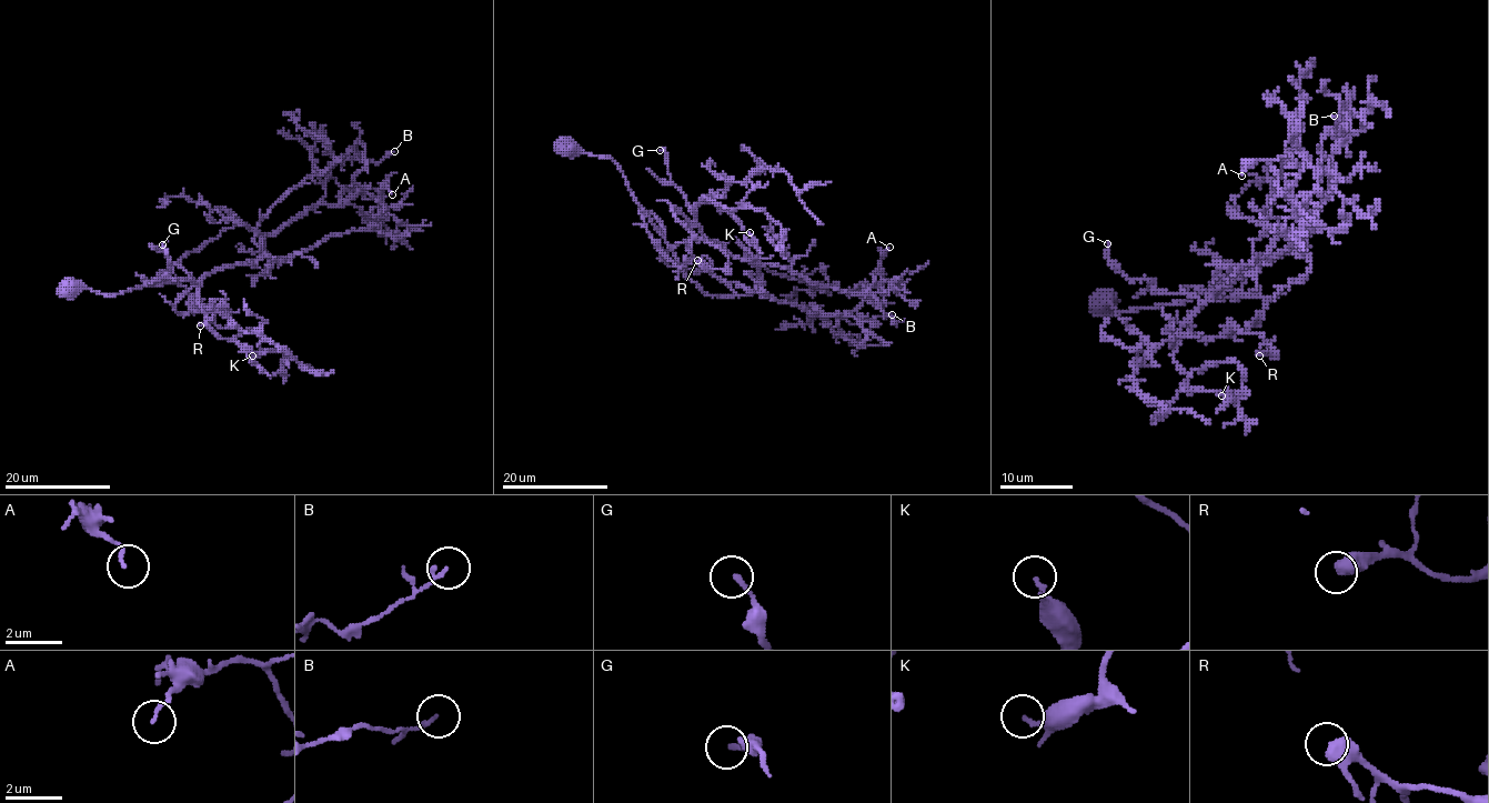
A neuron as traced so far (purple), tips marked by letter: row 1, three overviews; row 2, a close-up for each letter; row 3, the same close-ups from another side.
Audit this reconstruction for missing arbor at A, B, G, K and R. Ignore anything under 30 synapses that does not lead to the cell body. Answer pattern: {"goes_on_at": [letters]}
{"goes_on_at": []}

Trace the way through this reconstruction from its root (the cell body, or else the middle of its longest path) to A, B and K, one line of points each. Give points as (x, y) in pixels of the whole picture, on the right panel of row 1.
A: (1103, 307), (1184, 303), (1241, 271), (1210, 298), (1285, 249), (1305, 224), (1276, 170), (1259, 161), (1241, 176)
B: (1103, 307), (1184, 303), (1290, 253), (1334, 190), (1335, 133), (1348, 128), (1339, 132), (1334, 116)
K: (1103, 307), (1184, 303), (1241, 271), (1184, 325), (1175, 352), (1185, 374), (1236, 361), (1243, 387), (1221, 395)

